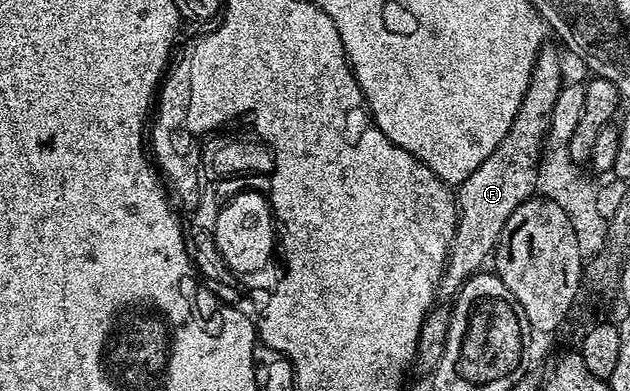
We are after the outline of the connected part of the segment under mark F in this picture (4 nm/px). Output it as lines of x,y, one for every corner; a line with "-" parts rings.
551,44
545,45
536,56
526,96
514,116
514,124
510,124
510,132
506,132
502,144
498,144
498,148
470,172
467,180
459,183
455,238
438,287
443,297
455,297
469,278
483,267
487,256
489,259
499,245
506,220
510,220
514,208
537,193
536,172
546,149
554,100
558,100
558,92
565,82
559,52

